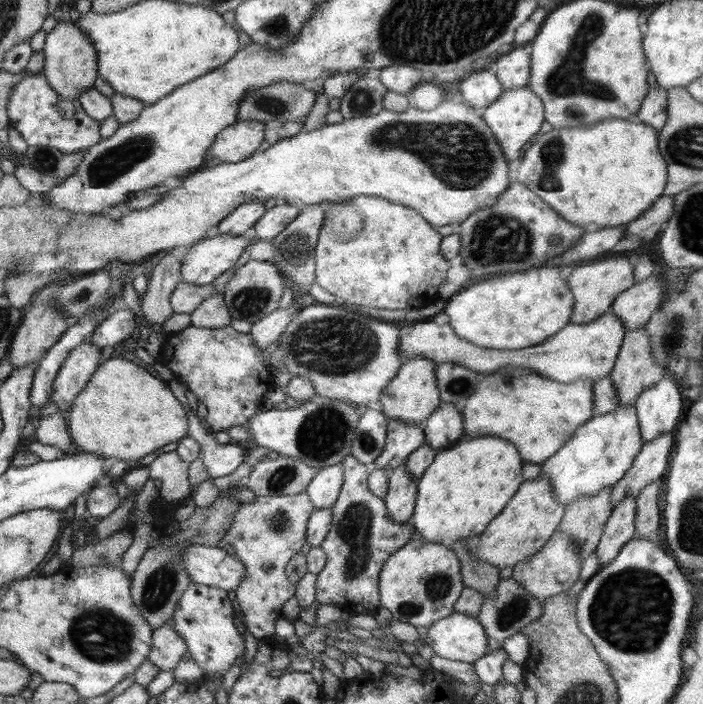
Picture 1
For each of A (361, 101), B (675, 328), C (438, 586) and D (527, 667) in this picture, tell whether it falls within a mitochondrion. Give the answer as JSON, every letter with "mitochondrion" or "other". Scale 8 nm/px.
{"A":"mitochondrion","B":"mitochondrion","C":"mitochondrion","D":"other"}

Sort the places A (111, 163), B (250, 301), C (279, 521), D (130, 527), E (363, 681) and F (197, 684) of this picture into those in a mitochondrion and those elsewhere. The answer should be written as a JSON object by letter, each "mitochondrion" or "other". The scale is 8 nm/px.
{"A":"mitochondrion","B":"mitochondrion","C":"mitochondrion","D":"other","E":"other","F":"other"}

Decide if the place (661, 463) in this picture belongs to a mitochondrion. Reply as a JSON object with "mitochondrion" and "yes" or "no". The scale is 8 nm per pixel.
{"mitochondrion":"no"}

